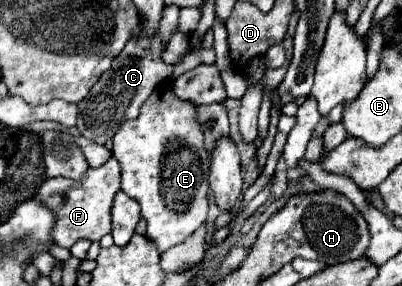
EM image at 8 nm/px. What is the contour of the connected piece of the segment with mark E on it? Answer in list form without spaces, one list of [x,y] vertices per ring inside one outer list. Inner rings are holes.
[[[157,88],[153,96],[141,106],[141,114],[135,120],[127,120],[117,136],[113,136],[113,156],[123,168],[123,192],[139,202],[141,216],[147,220],[145,236],[157,246],[159,254],[171,246],[181,244],[191,236],[207,218],[207,192],[209,192],[209,154],[201,144],[201,128],[193,116],[195,104],[179,100],[171,88]]]

